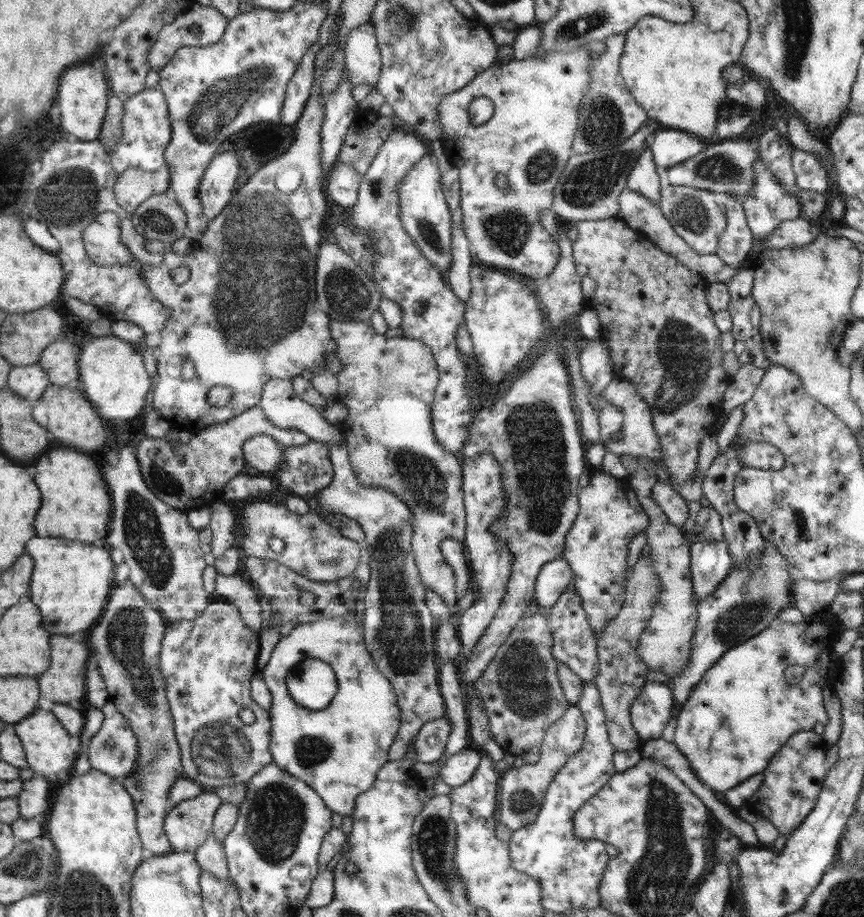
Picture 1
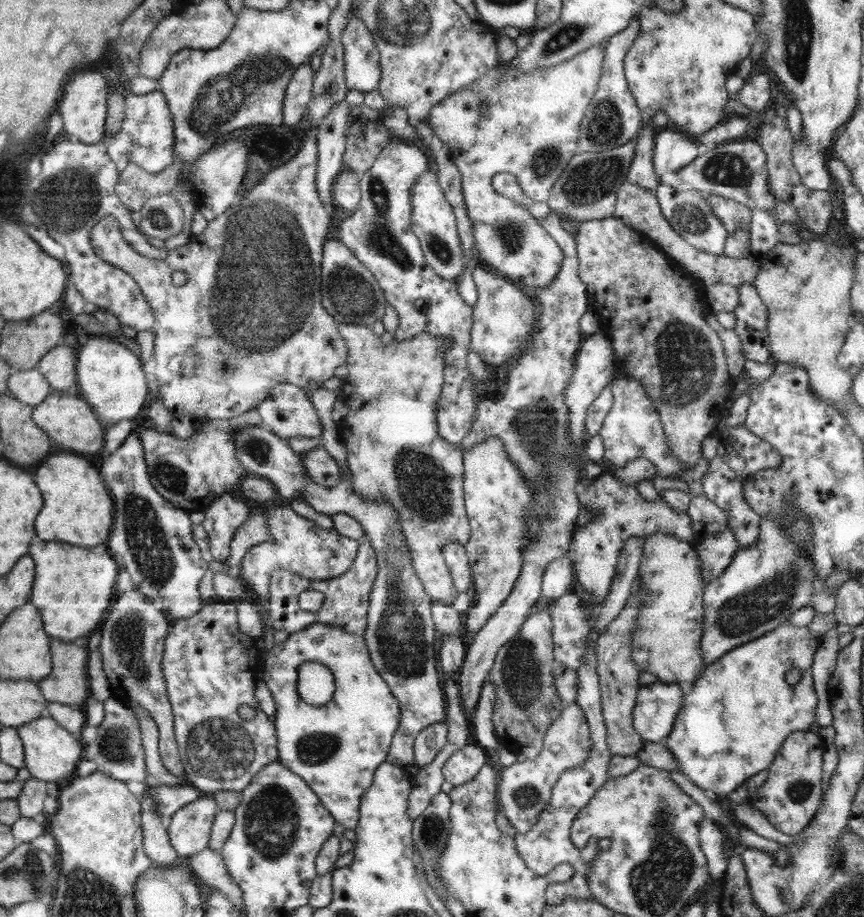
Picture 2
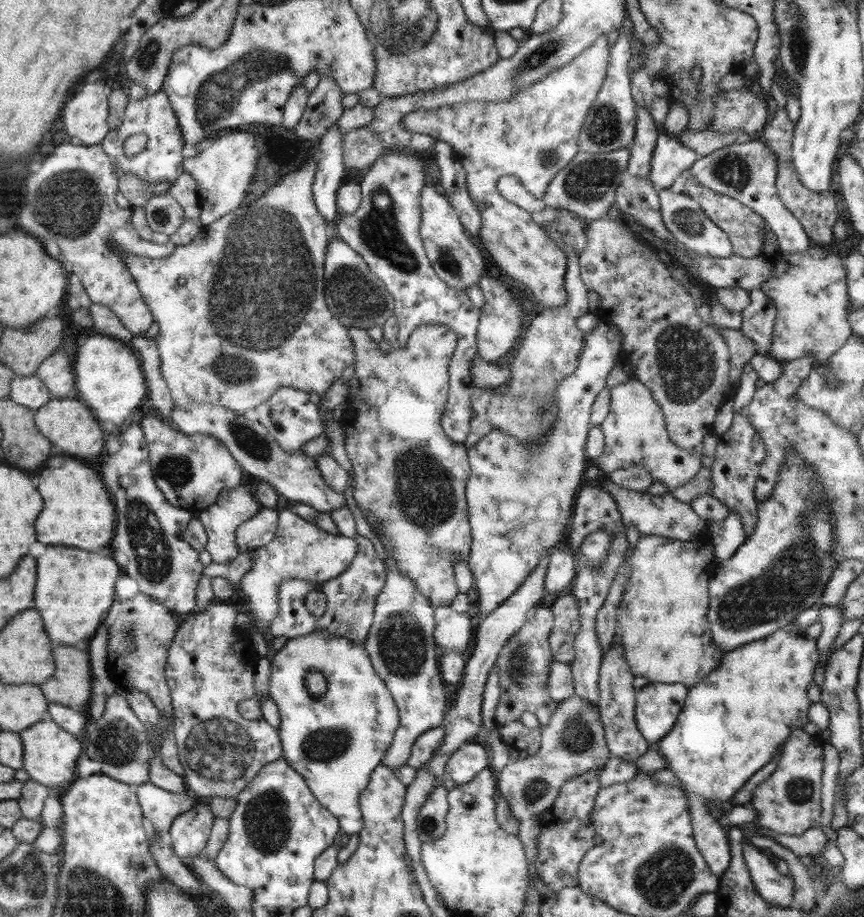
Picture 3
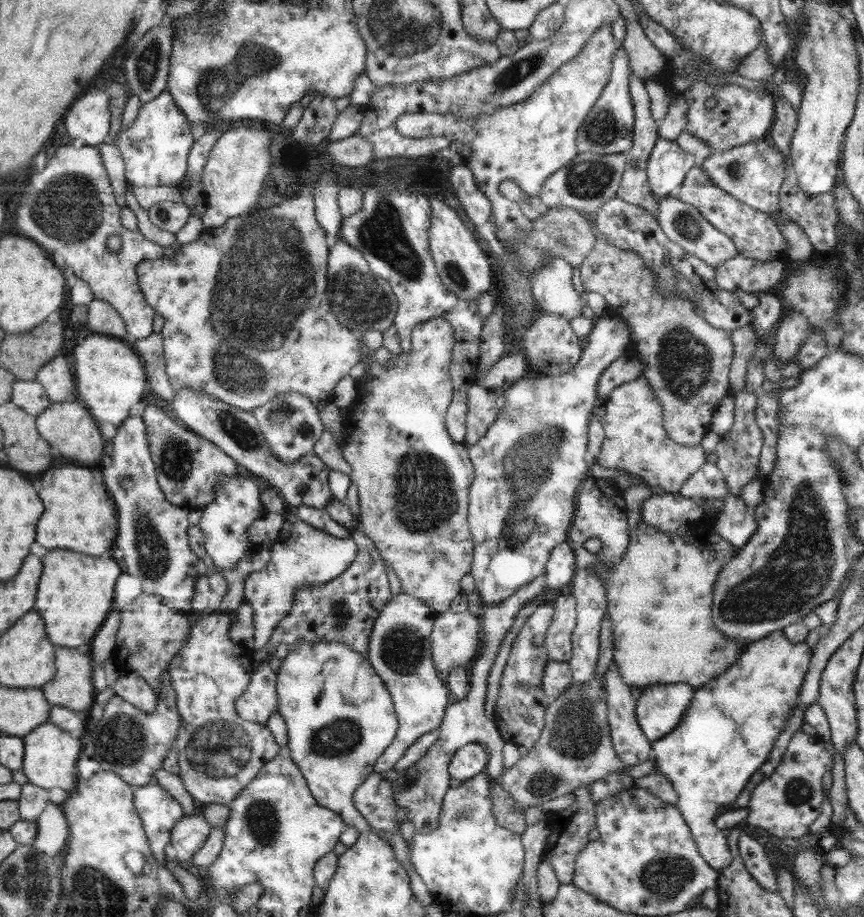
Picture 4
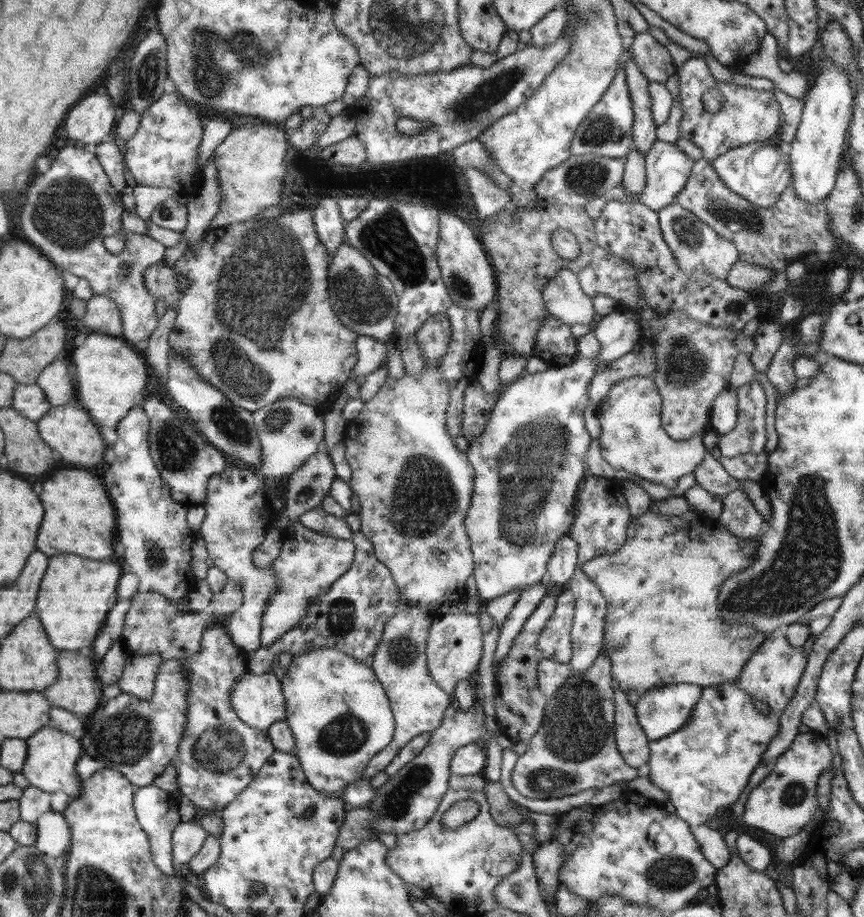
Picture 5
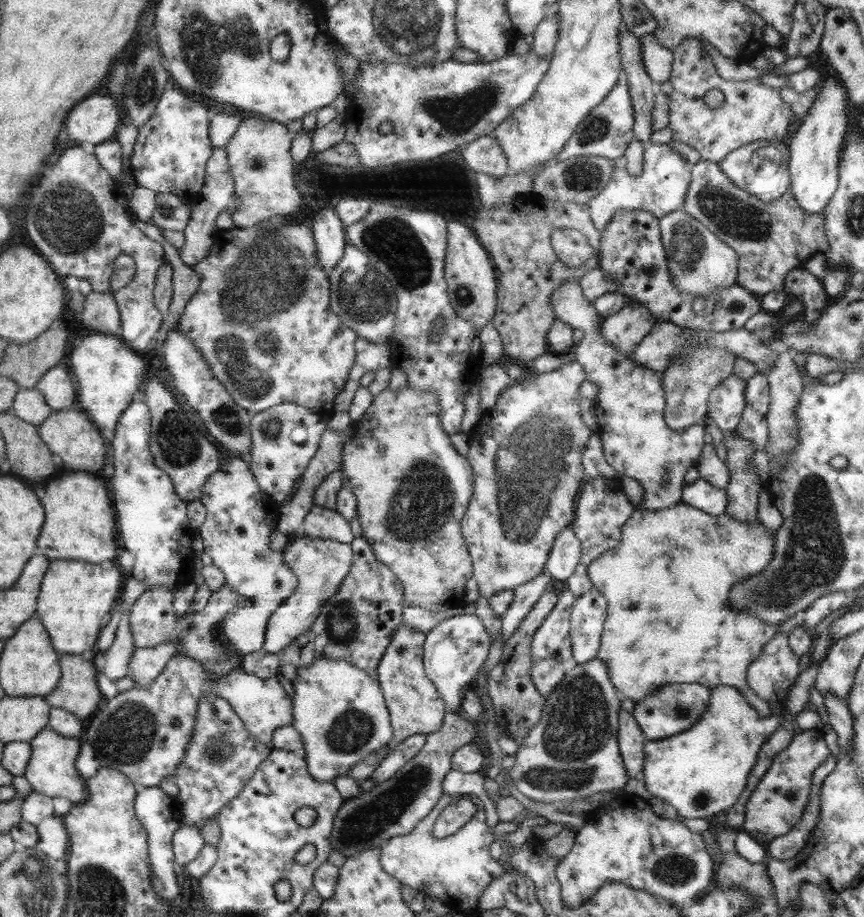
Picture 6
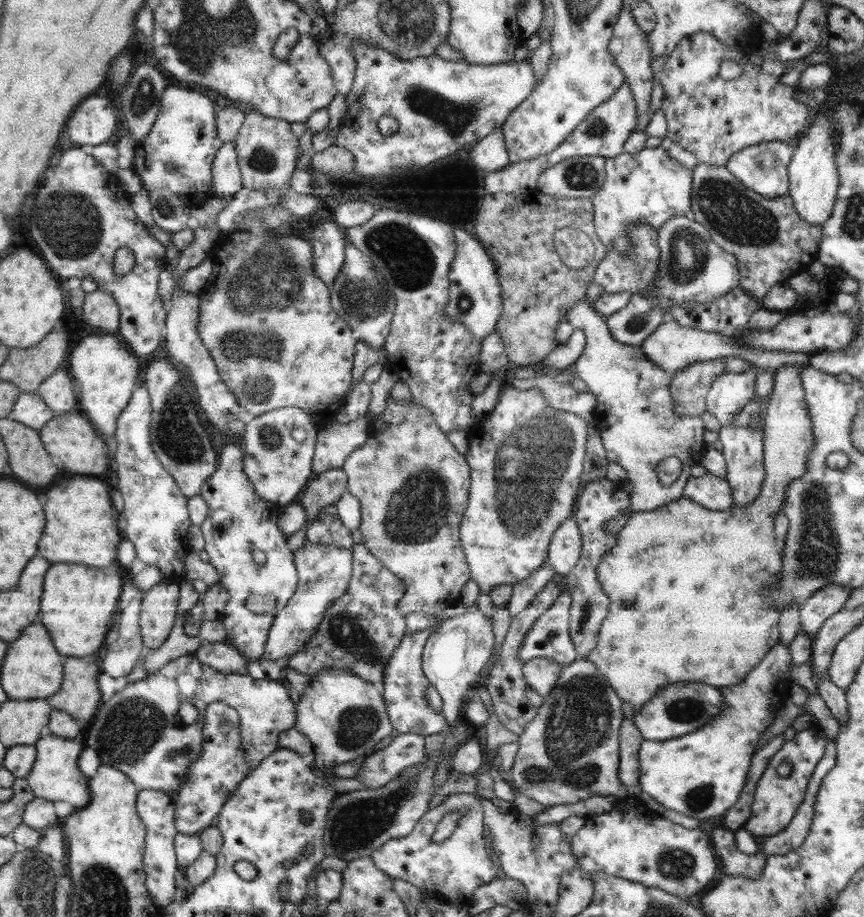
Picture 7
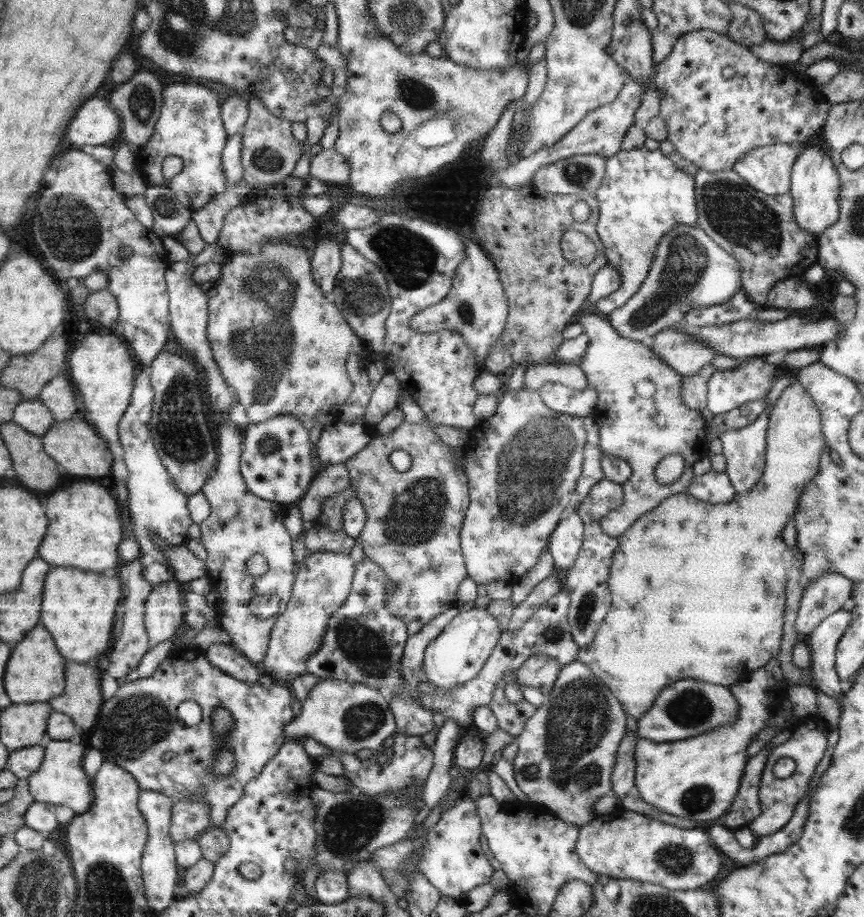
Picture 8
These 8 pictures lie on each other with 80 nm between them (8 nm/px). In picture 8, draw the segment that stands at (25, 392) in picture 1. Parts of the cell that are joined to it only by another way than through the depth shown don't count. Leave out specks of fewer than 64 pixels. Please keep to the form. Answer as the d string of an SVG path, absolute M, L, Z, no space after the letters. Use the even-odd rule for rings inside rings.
M23 398L15 408L13 421L25 431L42 438L55 417L40 400Z

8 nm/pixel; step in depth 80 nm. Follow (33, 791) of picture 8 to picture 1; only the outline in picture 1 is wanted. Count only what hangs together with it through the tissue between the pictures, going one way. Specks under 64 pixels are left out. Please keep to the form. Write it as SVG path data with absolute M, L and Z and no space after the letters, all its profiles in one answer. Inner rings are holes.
M36 707L28 716L14 724L27 758L28 768L47 780L53 779L62 770L71 770L81 752L74 753L70 747L70 734L50 711Z

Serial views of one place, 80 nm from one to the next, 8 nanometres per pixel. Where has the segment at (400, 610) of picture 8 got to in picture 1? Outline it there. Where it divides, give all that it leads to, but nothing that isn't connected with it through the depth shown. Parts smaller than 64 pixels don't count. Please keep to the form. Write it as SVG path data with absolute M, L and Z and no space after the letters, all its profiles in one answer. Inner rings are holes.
M333 320L330 322L330 333L332 333L332 339L336 343L338 360L342 363L342 370L337 375L338 378L338 391L336 398L348 408L348 416L345 422L348 424L348 437L346 439L349 461L351 462L352 470L358 477L358 480L363 485L372 485L376 488L385 488L390 492L399 496L412 511L413 519L413 537L411 540L411 548L413 549L413 555L415 558L415 565L419 572L419 576L424 586L431 588L438 596L442 597L442 600L446 605L454 608L456 600L456 580L454 580L454 572L452 572L452 566L446 562L442 553L442 542L445 538L453 538L458 542L463 542L465 537L466 528L466 511L463 503L463 466L460 455L448 452L436 439L434 435L434 428L432 426L432 401L433 394L436 390L440 372L436 361L434 361L434 355L427 344L422 343L420 340L413 340L408 338L386 338L385 334L379 334L368 323L364 322L346 322Z

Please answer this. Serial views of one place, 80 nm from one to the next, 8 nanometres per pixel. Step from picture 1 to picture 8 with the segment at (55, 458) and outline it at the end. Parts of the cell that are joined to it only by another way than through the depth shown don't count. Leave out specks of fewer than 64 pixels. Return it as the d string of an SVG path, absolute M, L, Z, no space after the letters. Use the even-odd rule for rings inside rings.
M73 478L72 484L52 490L46 500L48 530L38 554L52 567L76 567L103 573L118 564L118 544L128 535L118 517L118 504L105 487L89 479Z

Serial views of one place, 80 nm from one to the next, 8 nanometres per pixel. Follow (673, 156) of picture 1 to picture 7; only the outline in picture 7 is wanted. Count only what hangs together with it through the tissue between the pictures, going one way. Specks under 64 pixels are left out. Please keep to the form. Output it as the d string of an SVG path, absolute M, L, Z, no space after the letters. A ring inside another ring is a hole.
M663 146L656 148L644 147L638 154L620 153L614 158L605 159L605 181L589 199L594 209L595 231L599 239L604 243L608 251L619 252L626 256L631 251L631 240L629 239L629 228L636 223L646 223L657 232L659 228L670 218L676 215L691 216L691 184L693 181L693 170L686 168L683 164L676 162Z

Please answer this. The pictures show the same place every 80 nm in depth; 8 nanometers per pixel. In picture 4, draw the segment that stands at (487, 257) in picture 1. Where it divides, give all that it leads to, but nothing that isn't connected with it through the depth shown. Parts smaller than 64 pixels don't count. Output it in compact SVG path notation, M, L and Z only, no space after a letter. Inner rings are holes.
M611 23L601 26L586 41L581 51L574 55L572 60L566 61L558 70L554 71L539 87L534 89L532 95L522 103L498 107L492 114L480 115L475 121L458 119L454 115L441 115L440 113L406 113L396 119L396 128L400 134L412 138L426 138L431 136L445 136L453 142L467 144L471 153L466 165L471 170L478 188L488 197L493 206L493 223L498 245L505 244L505 240L520 240L529 235L533 229L533 222L521 212L517 203L511 203L498 192L499 184L504 180L514 180L528 196L539 196L544 181L557 170L566 166L579 152L576 146L578 129L598 98L602 89L608 84L612 70L612 59L615 52L622 46L612 35ZM552 257L531 276L532 297L541 312L558 314L568 322L584 315L588 304L574 288L573 269L563 258Z

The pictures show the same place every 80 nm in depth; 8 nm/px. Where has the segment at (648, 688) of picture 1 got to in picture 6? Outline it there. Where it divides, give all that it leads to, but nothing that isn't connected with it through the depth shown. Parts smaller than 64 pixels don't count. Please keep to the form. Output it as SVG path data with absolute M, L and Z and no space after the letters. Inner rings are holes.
M672 683L660 687L650 696L639 700L633 717L648 740L656 741L684 732L697 723L710 702L710 687L698 683Z

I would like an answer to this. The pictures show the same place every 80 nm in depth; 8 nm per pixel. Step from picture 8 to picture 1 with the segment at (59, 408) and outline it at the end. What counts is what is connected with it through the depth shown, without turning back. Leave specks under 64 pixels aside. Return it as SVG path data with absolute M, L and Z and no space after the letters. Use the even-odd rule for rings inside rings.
M61 337L56 342L48 344L42 351L38 363L52 384L81 391L83 386L78 370L80 351L81 346L72 344L65 337Z

